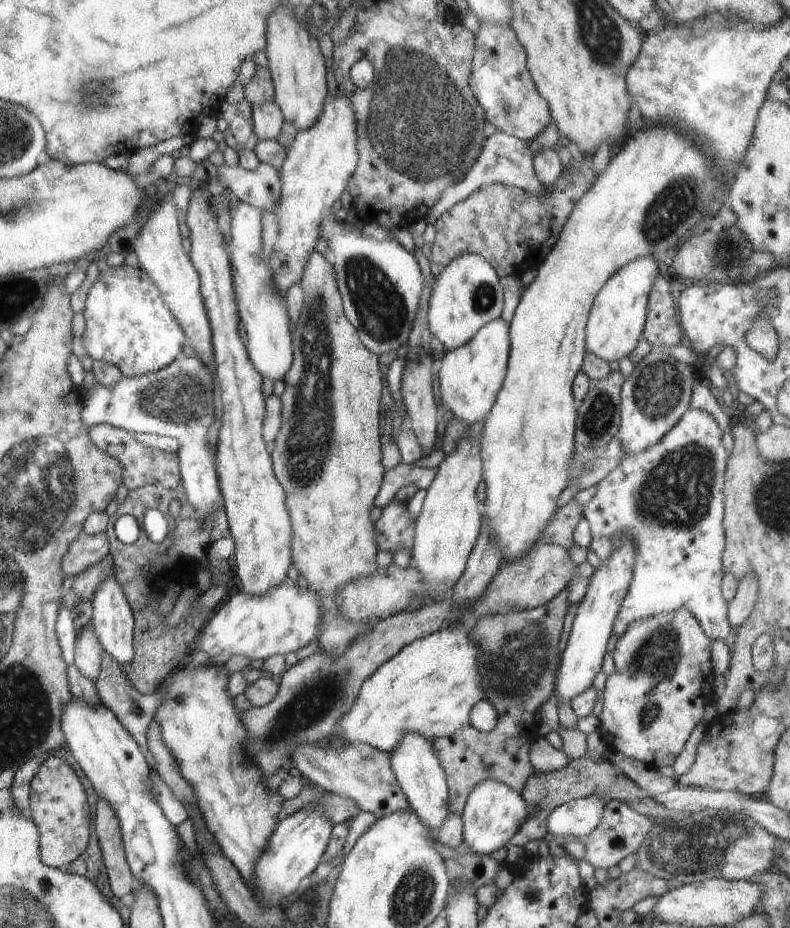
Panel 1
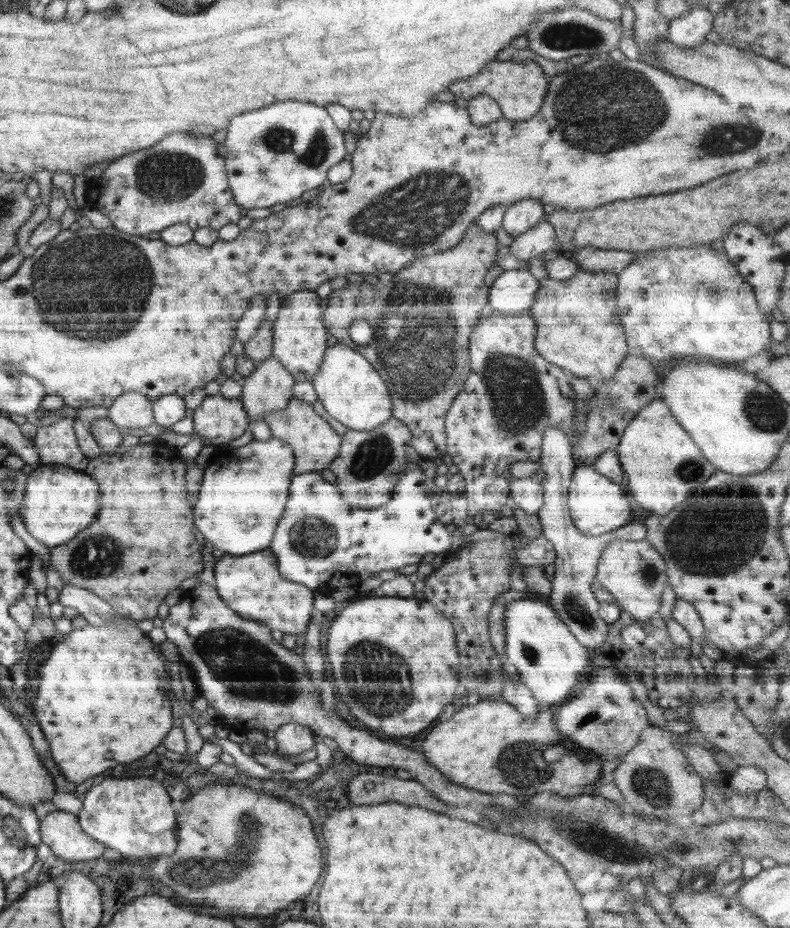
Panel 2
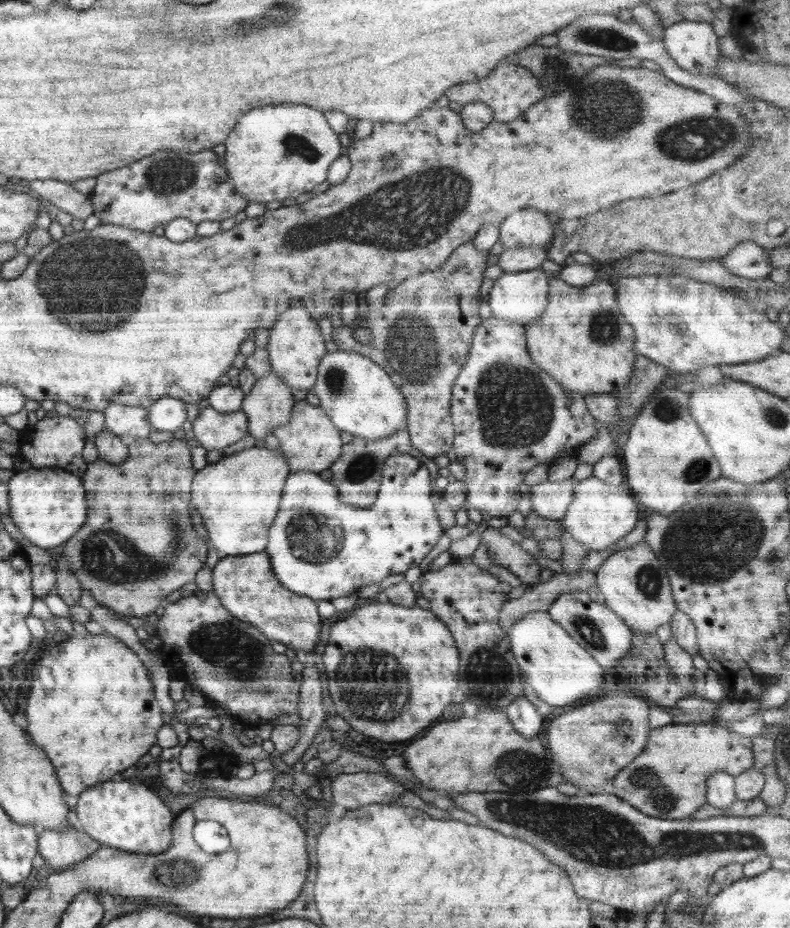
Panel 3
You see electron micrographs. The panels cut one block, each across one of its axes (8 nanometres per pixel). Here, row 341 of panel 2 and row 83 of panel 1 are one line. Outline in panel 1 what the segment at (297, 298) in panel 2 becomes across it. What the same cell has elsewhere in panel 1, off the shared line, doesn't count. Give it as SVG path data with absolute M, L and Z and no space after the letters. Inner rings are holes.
M278 8L267 21L268 70L273 81L275 104L283 119L298 131L310 129L322 115L329 91L326 82L325 60L319 49L319 42L307 32L306 25L300 25L295 15L284 8Z

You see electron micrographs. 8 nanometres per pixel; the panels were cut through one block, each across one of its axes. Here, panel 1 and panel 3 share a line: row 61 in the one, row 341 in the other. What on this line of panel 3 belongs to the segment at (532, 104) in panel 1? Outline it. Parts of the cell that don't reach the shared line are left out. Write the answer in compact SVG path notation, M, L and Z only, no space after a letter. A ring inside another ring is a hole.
M490 317L482 320L481 324L476 328L473 335L472 345L470 347L466 364L462 367L454 387L452 387L451 395L451 416L452 426L454 427L454 440L453 448L454 454L456 454L458 462L464 464L466 467L466 475L464 476L464 483L466 483L467 500L470 504L470 508L479 510L482 514L490 516L510 516L512 512L518 510L518 502L520 502L520 484L524 484L524 476L536 468L538 464L552 464L556 454L562 454L562 452L568 452L572 450L577 455L579 449L584 445L588 445L590 440L596 438L598 430L594 427L594 417L592 417L587 410L586 402L583 400L584 396L580 393L571 393L562 390L562 386L550 377L550 374L546 374L542 368L538 368L530 356L527 350L527 341L525 336L525 329L522 325L517 323L511 323L510 321Z

